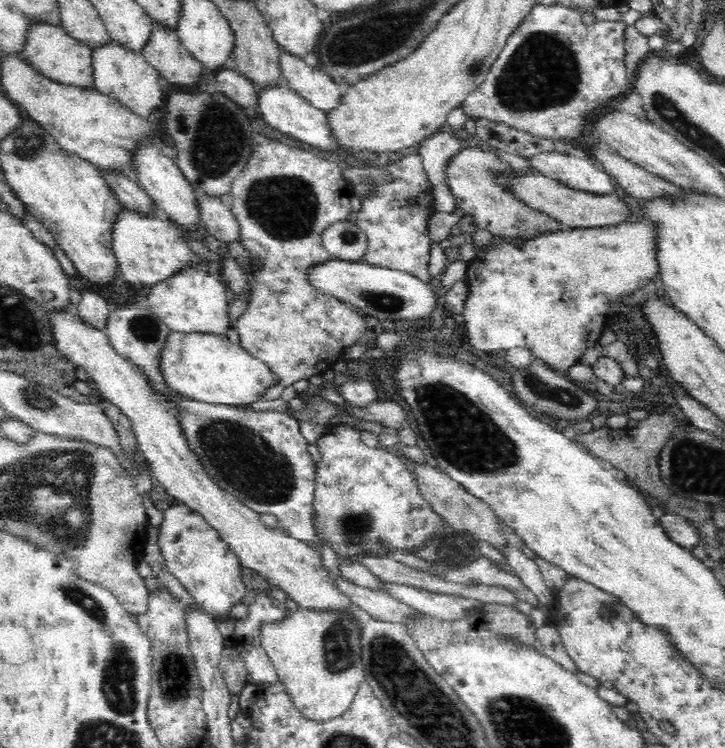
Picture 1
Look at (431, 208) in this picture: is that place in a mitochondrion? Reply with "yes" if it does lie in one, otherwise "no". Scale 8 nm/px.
no

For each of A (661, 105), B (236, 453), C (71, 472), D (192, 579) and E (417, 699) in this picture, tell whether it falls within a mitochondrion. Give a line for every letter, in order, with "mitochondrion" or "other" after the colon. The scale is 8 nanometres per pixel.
A: mitochondrion
B: mitochondrion
C: mitochondrion
D: other
E: mitochondrion

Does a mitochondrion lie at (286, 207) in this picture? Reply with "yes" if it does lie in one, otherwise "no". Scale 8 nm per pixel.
yes

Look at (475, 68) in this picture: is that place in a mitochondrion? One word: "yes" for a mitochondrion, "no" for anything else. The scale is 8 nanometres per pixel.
yes

